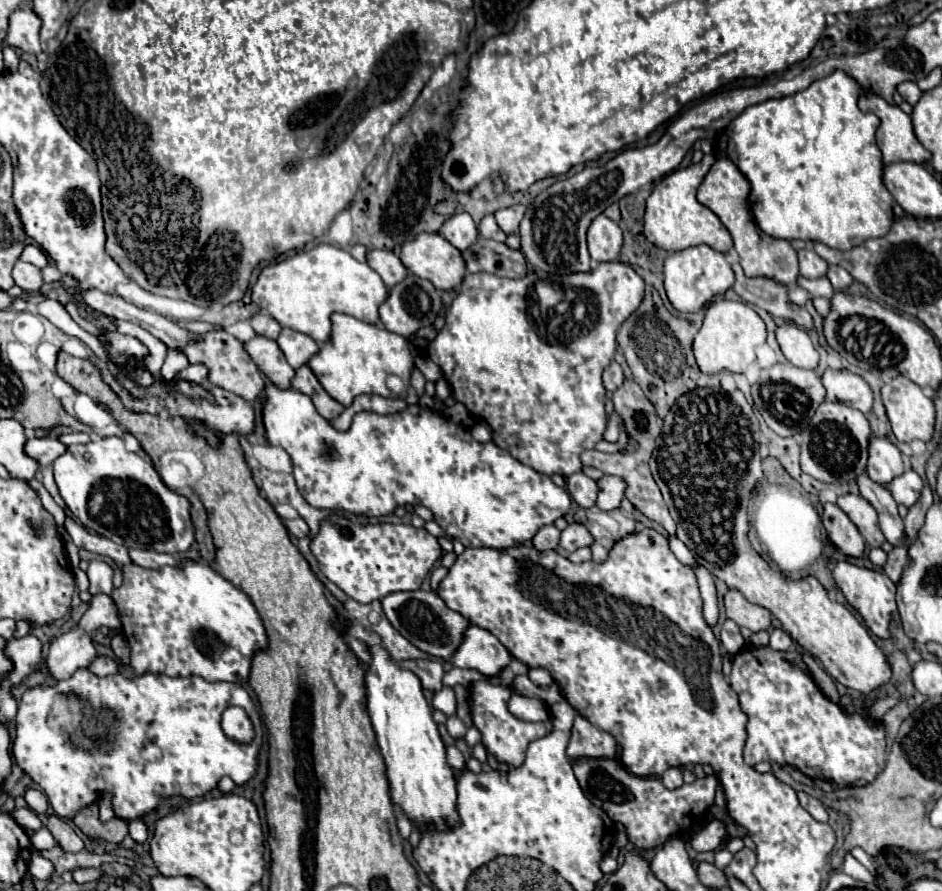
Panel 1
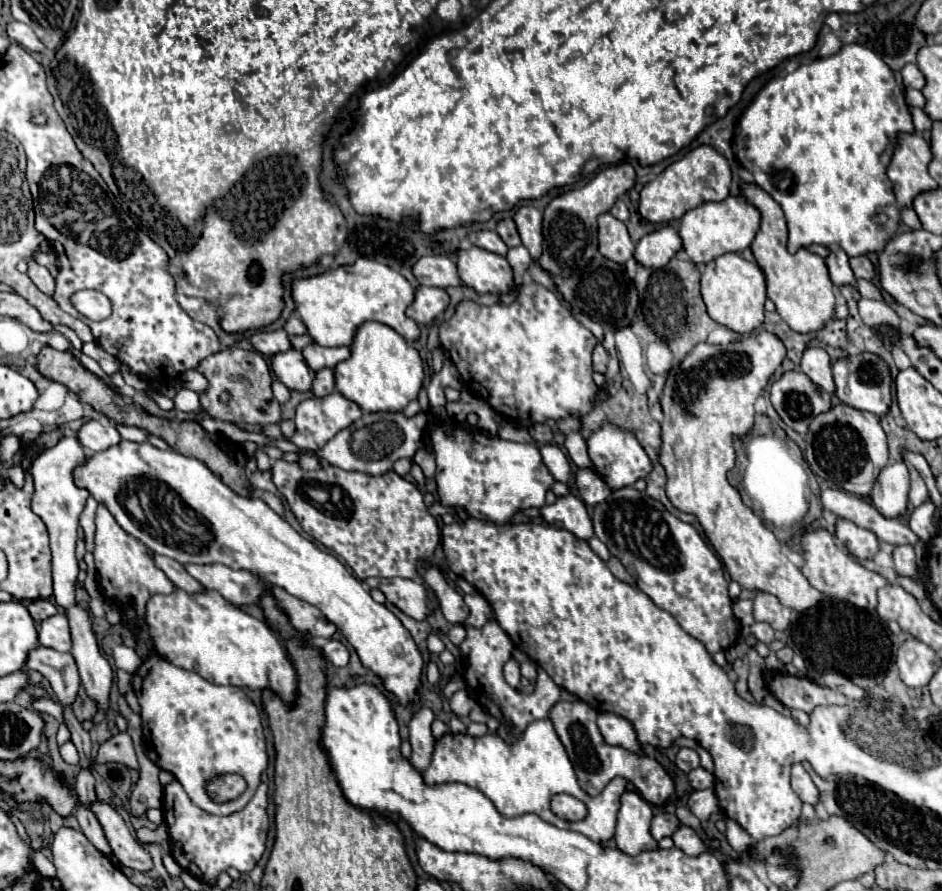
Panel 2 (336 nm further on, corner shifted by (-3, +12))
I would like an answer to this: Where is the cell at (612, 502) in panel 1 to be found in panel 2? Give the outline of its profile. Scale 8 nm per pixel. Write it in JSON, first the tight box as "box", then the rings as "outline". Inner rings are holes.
{"box":[587,423,653,489],"outline":[[[605,423],[601,429],[593,431],[591,437],[587,439],[587,447],[589,447],[589,457],[591,457],[593,465],[597,467],[597,471],[601,475],[605,475],[605,483],[611,489],[629,487],[637,479],[647,477],[649,471],[653,469],[651,459],[647,457],[645,449],[639,445],[635,433],[631,429],[621,429],[621,427],[613,425],[613,423]]]}

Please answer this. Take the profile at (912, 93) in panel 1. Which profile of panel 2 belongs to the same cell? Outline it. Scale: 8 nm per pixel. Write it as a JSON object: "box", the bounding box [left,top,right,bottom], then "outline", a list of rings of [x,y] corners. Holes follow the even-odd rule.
{"box":[901,63,925,89],"outline":[[[915,63],[905,65],[901,69],[901,75],[903,75],[905,87],[913,87],[913,89],[923,89],[925,87],[925,77],[923,77],[923,73],[919,71],[919,67]]]}

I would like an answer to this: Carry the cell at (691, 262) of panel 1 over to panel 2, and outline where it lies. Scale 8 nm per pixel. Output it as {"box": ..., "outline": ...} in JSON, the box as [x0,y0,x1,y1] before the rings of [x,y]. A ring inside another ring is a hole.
{"box":[679,195,761,265],"outline":[[[729,195],[723,201],[707,201],[687,211],[681,219],[679,235],[683,239],[683,247],[689,253],[689,257],[697,265],[705,265],[723,253],[731,253],[731,251],[741,253],[745,247],[749,247],[759,231],[759,221],[761,221],[761,213],[743,195],[737,197]]]}

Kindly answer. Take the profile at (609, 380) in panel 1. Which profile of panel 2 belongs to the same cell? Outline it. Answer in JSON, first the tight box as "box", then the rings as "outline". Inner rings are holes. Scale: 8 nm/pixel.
{"box":[593,345,607,373],"outline":[[[595,345],[595,349],[593,349],[593,371],[605,373],[605,369],[607,369],[607,353],[605,353],[603,345]]]}

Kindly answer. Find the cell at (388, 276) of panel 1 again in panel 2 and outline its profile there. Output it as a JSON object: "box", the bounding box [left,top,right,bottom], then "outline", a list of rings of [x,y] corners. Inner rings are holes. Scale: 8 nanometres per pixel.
{"box":[413,255,463,287],"outline":[[[431,255],[431,257],[421,257],[415,267],[413,275],[421,285],[431,285],[431,287],[459,287],[463,285],[457,273],[457,263],[453,257],[447,255]]]}

